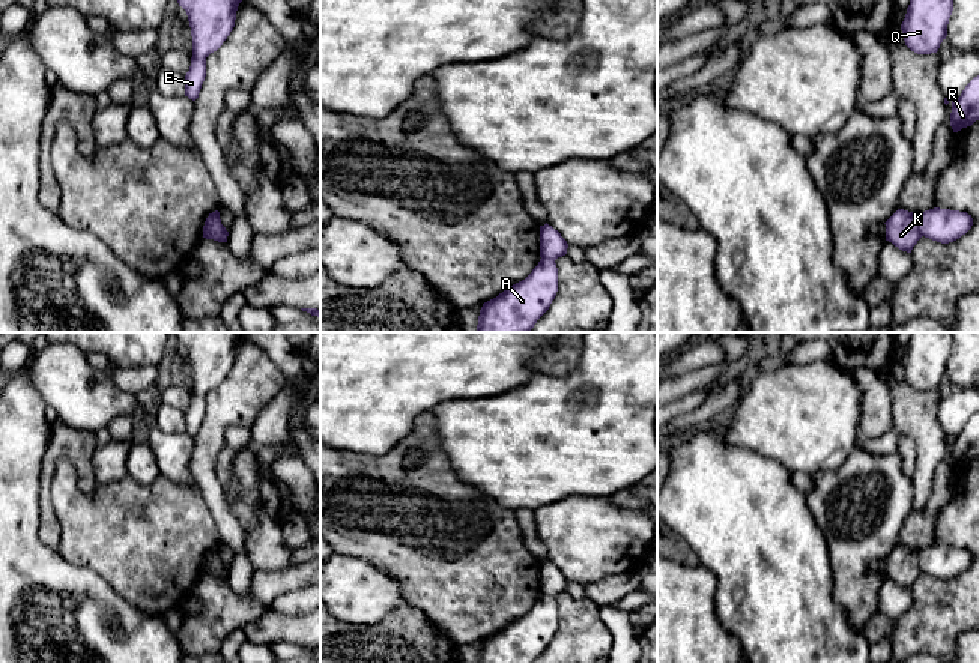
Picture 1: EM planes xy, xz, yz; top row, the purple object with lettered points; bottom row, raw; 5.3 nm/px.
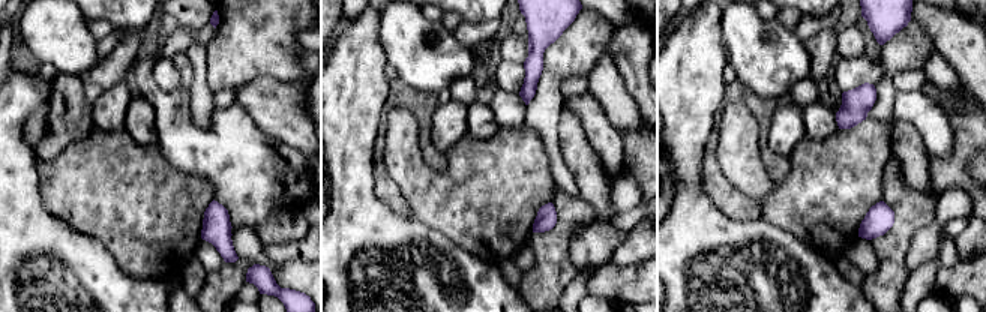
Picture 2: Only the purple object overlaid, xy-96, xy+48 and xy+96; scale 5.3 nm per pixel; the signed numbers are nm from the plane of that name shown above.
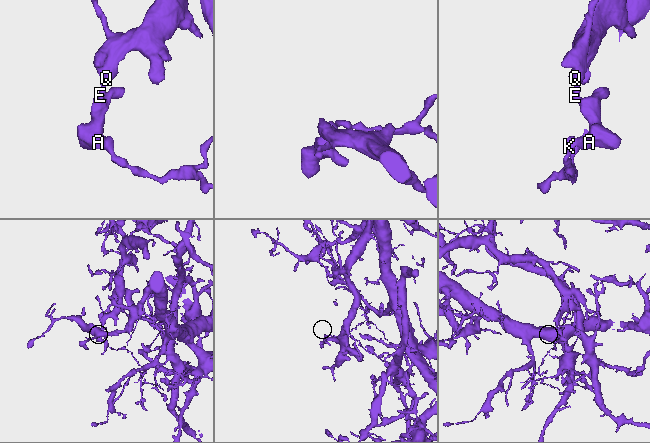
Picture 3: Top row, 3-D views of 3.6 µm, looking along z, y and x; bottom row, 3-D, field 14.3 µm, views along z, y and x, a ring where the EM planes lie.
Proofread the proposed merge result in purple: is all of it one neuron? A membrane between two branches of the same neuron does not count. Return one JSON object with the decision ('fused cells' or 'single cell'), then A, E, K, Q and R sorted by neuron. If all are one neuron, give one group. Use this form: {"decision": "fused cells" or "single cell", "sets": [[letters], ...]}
{"decision": "fused cells", "sets": [["A", "E", "Q", "R"], ["K"]]}

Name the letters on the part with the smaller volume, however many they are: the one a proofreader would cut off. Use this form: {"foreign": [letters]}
{"foreign": ["K"]}

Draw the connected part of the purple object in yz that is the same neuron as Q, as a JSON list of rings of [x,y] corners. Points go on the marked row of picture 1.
[[[910,0],[901,24],[905,45],[917,54],[937,53],[947,36],[953,0]]]

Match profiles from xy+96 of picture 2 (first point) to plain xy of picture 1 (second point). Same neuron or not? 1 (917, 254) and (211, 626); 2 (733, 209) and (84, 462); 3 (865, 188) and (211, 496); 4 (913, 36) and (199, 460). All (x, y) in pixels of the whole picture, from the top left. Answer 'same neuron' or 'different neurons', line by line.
1: different neurons
2: same neuron
3: different neurons
4: same neuron

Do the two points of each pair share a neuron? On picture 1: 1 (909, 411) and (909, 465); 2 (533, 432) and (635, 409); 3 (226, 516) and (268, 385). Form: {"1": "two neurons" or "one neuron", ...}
{"1": "two neurons", "2": "one neuron", "3": "one neuron"}

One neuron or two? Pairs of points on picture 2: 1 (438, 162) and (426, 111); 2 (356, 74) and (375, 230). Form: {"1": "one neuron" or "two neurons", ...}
{"1": "one neuron", "2": "one neuron"}

